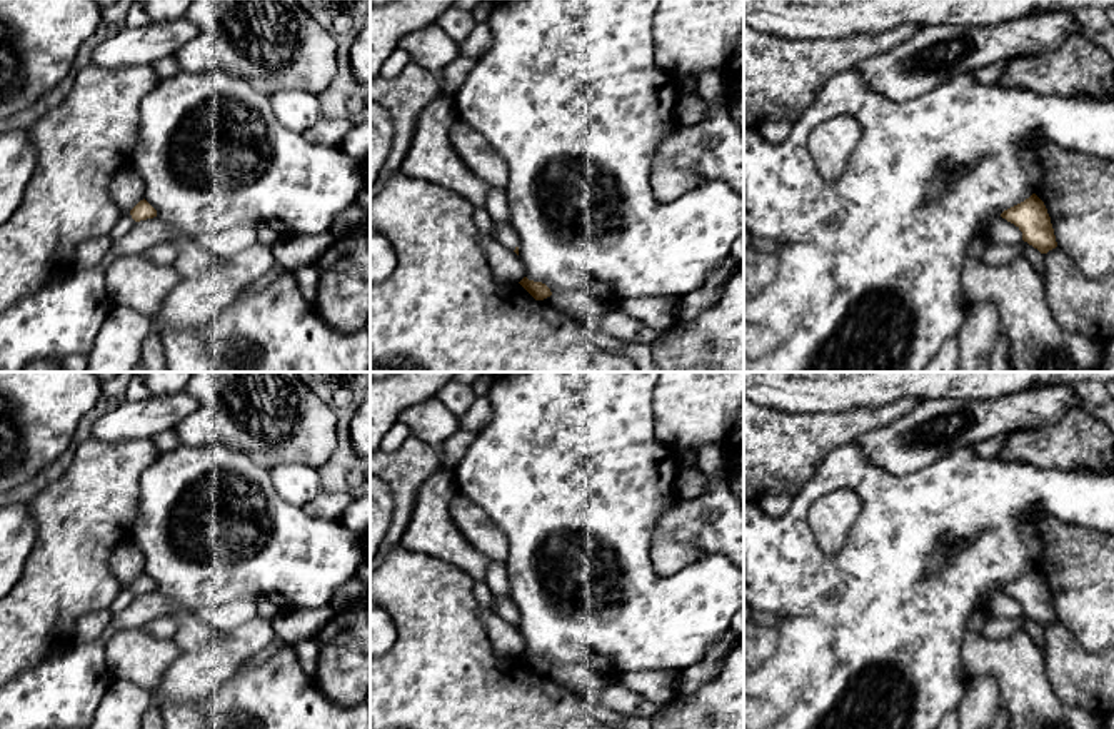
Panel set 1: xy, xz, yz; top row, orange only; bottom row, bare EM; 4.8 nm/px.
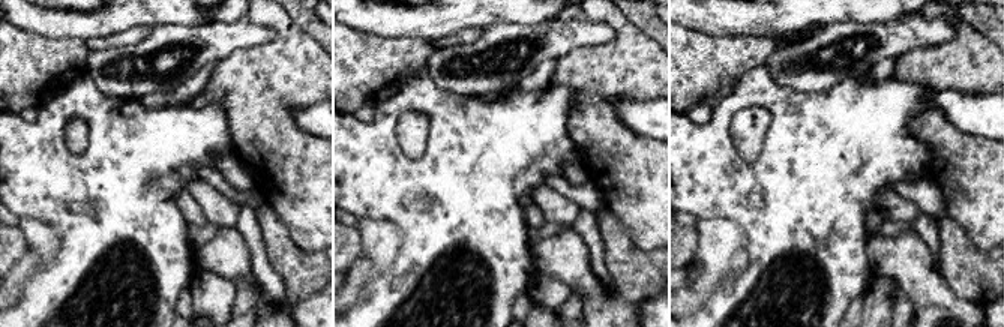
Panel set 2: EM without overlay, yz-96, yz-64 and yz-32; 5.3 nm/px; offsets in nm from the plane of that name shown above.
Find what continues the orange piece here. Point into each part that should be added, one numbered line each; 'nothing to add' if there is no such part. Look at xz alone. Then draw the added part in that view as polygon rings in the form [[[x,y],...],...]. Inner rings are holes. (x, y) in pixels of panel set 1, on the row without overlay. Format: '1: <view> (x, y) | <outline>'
1: xz (504, 606) | [[[494,596],[495,612],[507,622],[515,624],[519,621],[519,609],[510,597]]]

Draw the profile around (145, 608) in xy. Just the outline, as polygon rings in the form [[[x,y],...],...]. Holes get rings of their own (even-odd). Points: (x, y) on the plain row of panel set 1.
[[[158,591],[135,596],[130,606],[117,614],[107,616],[107,629],[98,637],[105,649],[110,637],[120,629],[145,627],[158,617],[170,617],[180,606]]]

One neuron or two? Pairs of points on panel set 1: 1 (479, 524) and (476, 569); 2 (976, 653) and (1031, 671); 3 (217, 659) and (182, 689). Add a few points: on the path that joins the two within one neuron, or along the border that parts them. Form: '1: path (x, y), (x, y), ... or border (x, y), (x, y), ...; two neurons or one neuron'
1: border (452, 519), (454, 526), (489, 559); two neurons
2: path (989, 658), (1009, 659), (1018, 664); one neuron
3: path (209, 668), (190, 681); one neuron

